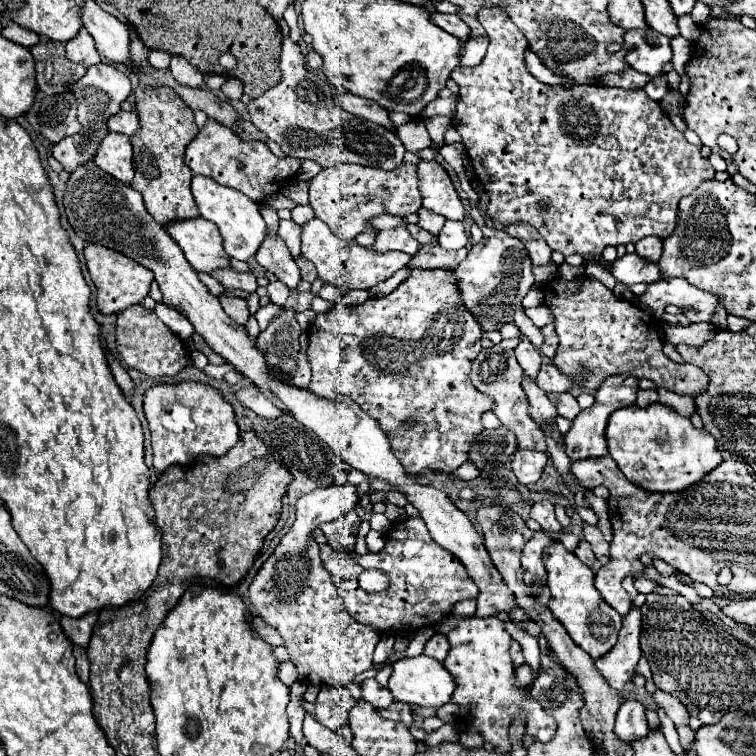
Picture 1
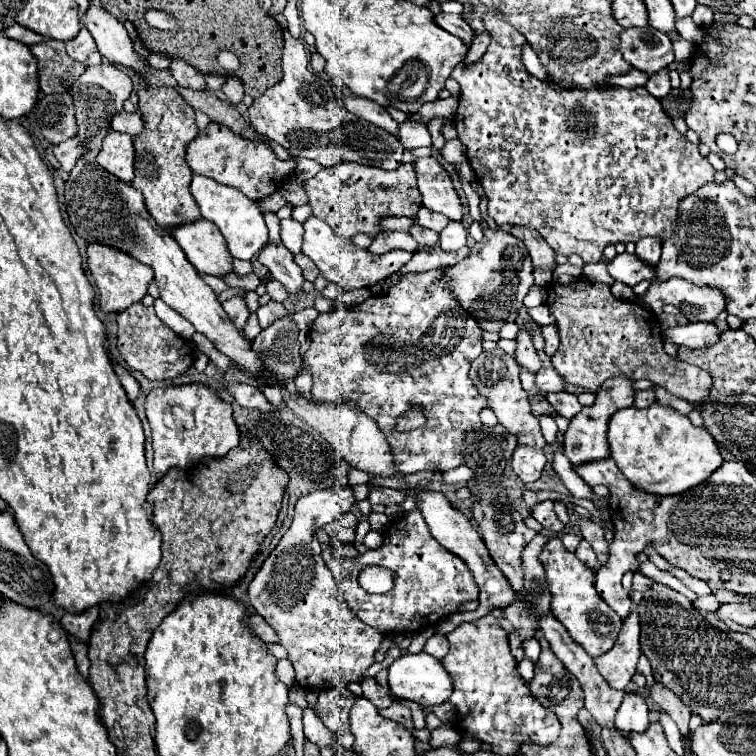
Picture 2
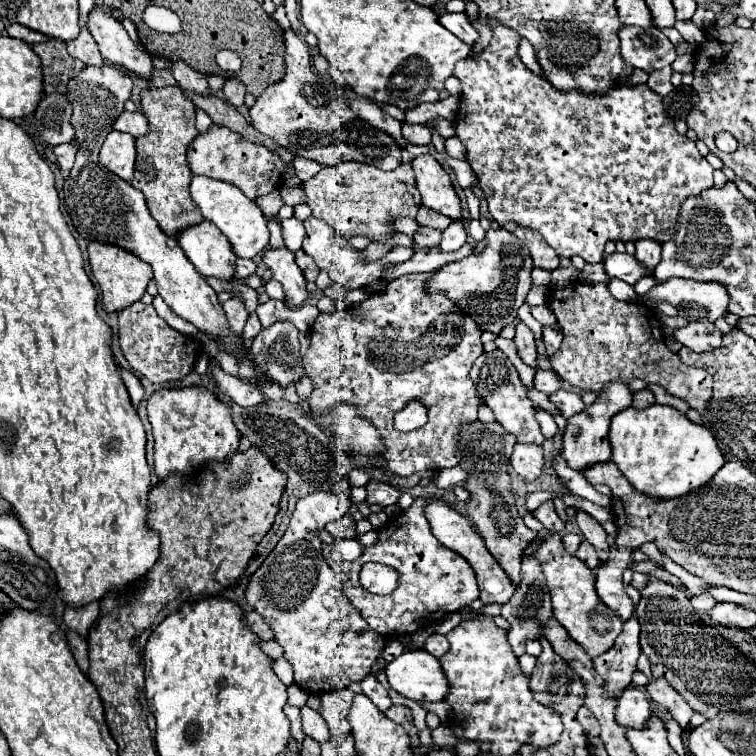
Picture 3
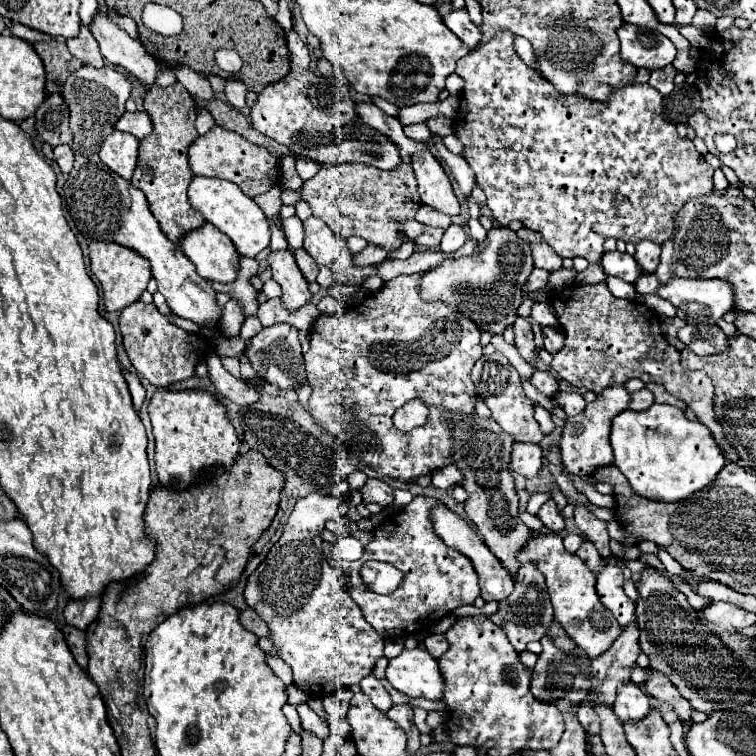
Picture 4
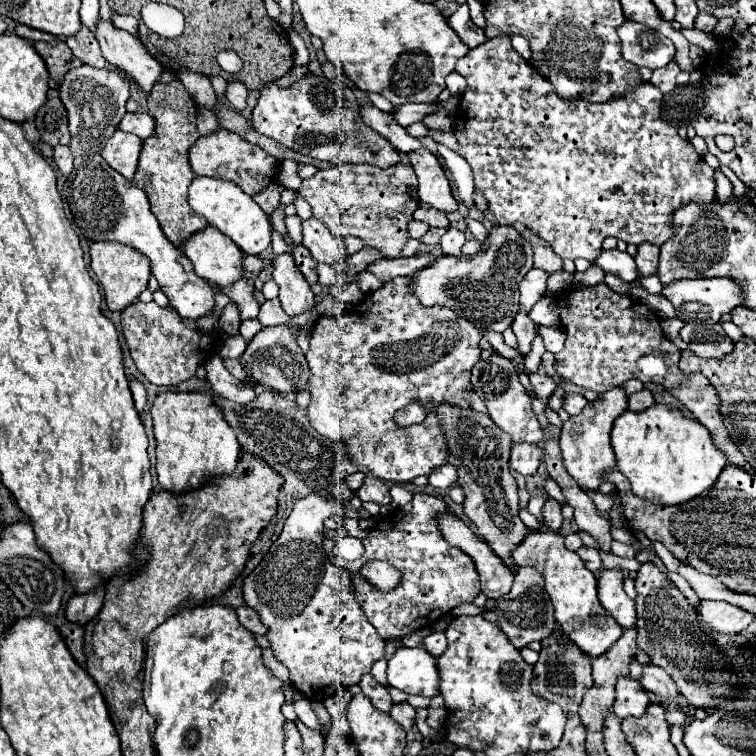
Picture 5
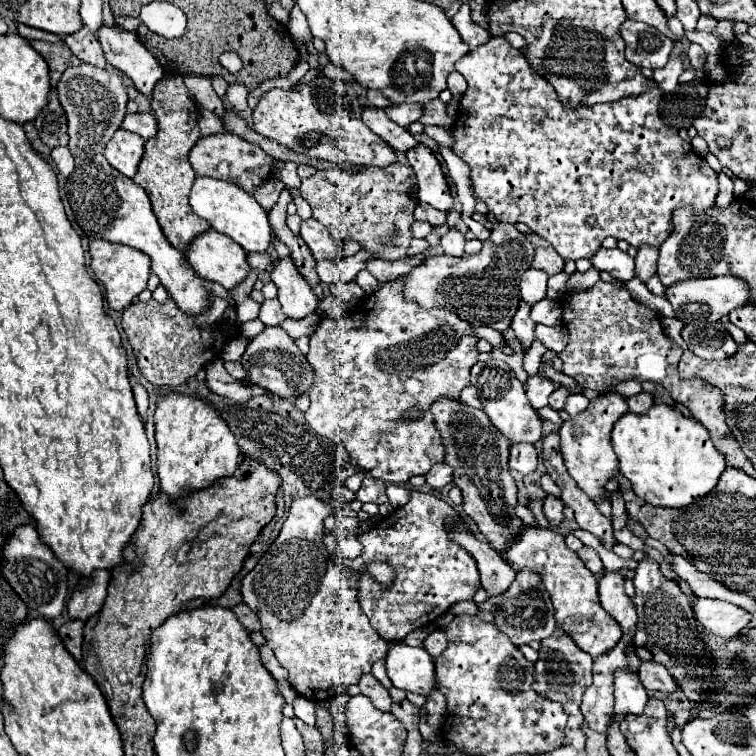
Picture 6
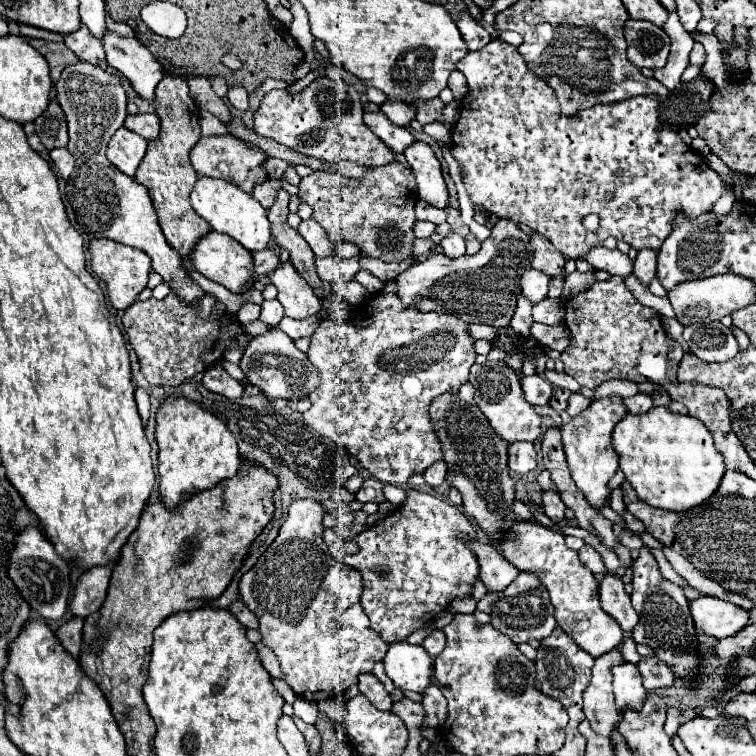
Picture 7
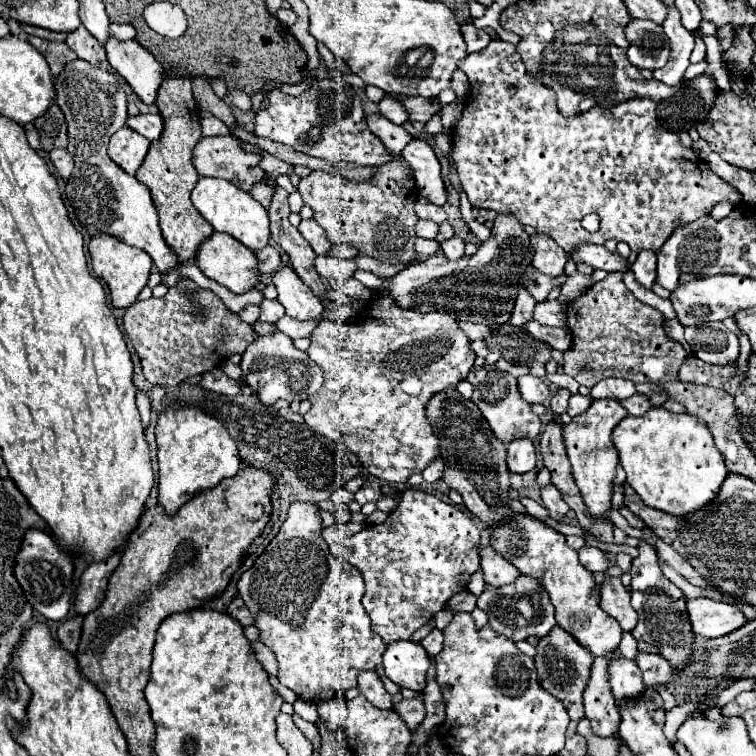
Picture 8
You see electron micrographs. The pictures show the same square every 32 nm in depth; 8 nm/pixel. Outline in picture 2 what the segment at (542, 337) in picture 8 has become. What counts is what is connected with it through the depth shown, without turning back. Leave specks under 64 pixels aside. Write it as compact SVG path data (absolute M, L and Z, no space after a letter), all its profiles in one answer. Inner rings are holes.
M544 326L544 328L542 328L542 336L544 336L544 340L546 340L544 352L546 352L548 356L552 356L552 354L558 350L558 346L560 346L560 336L558 336L558 332L556 332L556 326Z

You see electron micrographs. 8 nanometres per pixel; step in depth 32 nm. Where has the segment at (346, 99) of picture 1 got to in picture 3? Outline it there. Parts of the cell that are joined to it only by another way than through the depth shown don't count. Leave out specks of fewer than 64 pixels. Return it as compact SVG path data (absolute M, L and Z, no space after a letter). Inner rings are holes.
M352 98L352 100L348 100L348 106L352 108L352 112L356 112L356 116L360 116L360 120L366 120L374 128L380 128L380 130L388 132L412 158L430 152L428 146L412 146L412 144L408 144L400 134L402 124L398 120L394 120L392 116L388 116L376 102L366 100L366 98Z

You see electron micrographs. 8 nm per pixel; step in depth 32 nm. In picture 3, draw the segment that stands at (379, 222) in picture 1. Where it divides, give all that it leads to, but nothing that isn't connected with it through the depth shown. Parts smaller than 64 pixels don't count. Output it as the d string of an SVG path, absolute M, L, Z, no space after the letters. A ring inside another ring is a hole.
M404 218L404 220L392 220L392 228L396 228L398 232L404 232L408 236L414 236L414 232L420 228L416 220L412 218Z

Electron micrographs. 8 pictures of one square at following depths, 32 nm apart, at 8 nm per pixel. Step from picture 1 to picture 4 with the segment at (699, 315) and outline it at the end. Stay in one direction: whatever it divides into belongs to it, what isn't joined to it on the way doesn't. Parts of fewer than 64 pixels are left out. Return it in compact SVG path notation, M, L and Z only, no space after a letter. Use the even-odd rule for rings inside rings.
M676 278L668 284L662 284L654 294L670 300L676 306L678 316L686 322L716 322L730 312L734 304L732 286L724 280Z

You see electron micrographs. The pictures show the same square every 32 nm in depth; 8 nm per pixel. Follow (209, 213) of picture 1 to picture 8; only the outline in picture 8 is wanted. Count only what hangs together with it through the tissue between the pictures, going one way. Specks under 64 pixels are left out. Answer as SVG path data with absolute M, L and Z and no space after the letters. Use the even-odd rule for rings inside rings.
M200 178L192 190L192 204L196 210L212 224L216 232L224 232L234 236L252 252L264 248L270 242L270 228L268 228L268 214L248 192L240 190L236 184L220 178Z

